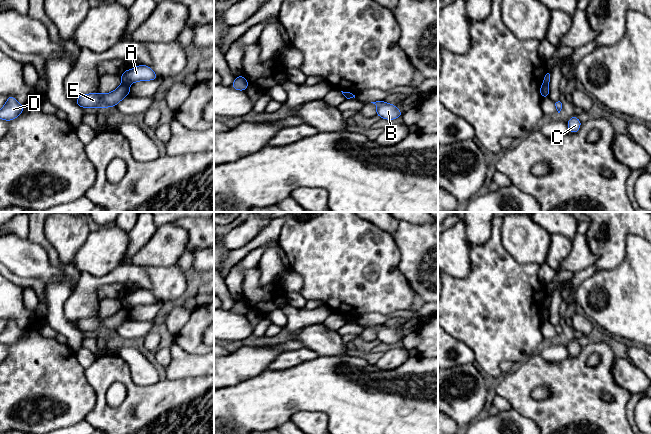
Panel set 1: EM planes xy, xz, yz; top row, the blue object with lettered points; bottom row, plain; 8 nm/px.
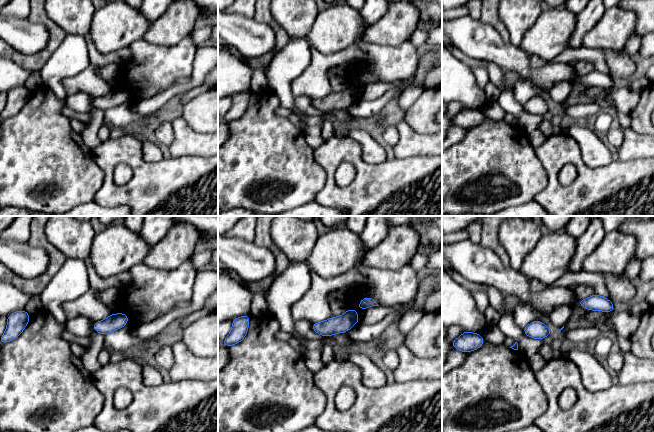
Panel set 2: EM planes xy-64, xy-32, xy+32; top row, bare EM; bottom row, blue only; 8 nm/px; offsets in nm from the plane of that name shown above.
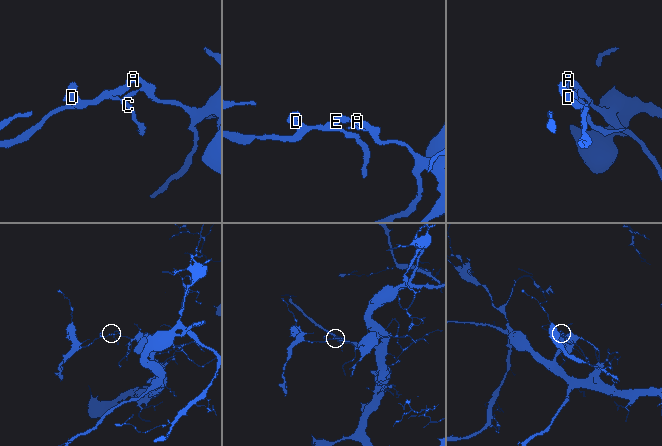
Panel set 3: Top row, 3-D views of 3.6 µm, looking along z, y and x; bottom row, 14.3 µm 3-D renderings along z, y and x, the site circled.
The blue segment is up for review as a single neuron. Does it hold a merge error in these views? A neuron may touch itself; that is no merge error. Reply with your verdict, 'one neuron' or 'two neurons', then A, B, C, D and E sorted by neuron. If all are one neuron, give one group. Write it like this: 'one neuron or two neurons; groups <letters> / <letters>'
two neurons; groups A B / C D E

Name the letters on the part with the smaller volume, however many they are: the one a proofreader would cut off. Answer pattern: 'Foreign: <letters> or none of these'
Foreign: C, D, E

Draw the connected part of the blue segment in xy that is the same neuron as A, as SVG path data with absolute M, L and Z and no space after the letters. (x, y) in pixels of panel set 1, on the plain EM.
M140 287L139 290L125 294L121 299L122 307L135 307L137 305L150 305L159 303L151 291Z

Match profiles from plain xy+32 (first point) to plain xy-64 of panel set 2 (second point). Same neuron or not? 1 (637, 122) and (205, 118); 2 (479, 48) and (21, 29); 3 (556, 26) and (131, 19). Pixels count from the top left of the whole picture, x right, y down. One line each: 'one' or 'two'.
1: one
2: one
3: one

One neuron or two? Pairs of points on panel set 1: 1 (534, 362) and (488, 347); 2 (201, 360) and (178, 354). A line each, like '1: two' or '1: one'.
1: two
2: one

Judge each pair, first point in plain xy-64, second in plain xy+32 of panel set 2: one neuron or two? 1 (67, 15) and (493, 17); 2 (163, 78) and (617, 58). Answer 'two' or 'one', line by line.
1: two
2: one

